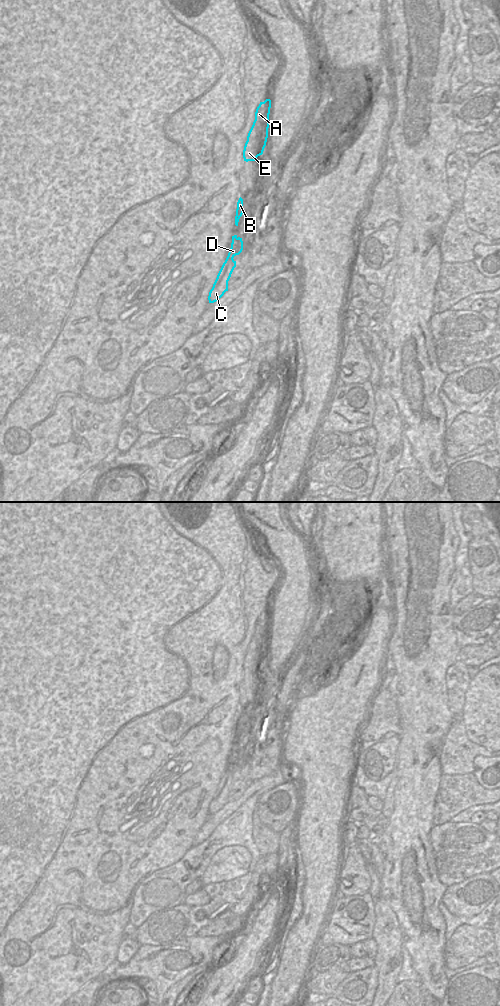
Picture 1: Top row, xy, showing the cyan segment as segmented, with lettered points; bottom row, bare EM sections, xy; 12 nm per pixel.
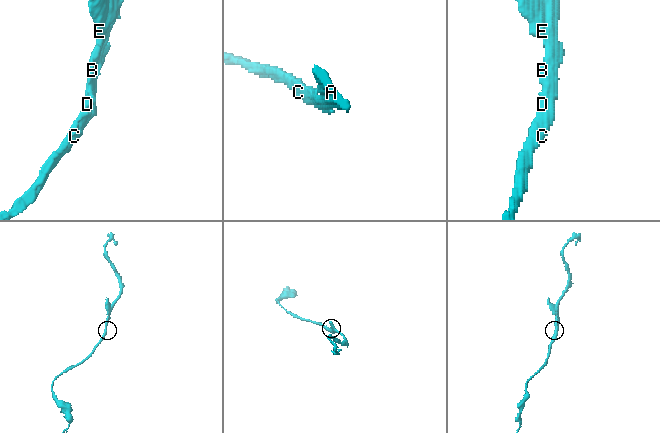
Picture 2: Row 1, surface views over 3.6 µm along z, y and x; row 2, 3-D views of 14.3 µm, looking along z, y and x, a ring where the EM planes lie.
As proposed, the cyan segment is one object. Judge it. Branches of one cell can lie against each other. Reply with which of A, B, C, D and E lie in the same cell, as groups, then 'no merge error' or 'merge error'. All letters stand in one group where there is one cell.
A E / B C D | merge error

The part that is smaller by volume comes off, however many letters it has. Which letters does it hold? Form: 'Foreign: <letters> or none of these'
Foreign: A, E

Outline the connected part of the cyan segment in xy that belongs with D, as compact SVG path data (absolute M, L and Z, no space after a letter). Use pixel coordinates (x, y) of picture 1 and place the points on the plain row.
M237 747L232 748L232 755L228 768L217 787L212 801L209 804L209 815L216 814L219 810L221 810L224 807L226 803L228 803L228 793L231 789L234 780L236 779L236 773L233 770L236 767L239 767L242 764L242 762L242 750L238 749Z

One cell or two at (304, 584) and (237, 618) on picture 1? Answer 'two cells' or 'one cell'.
two cells

